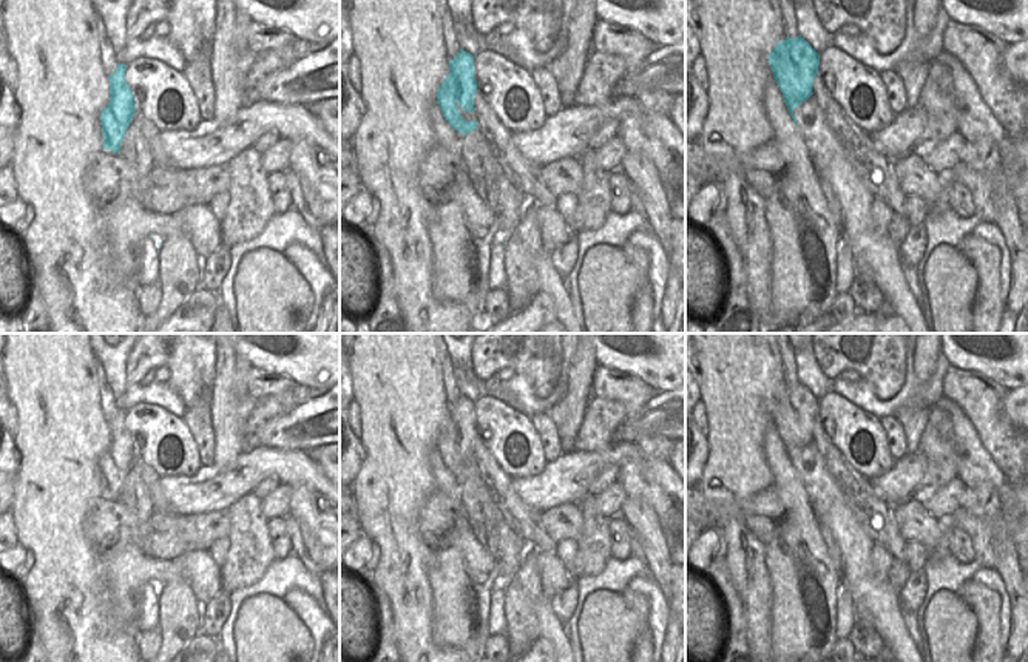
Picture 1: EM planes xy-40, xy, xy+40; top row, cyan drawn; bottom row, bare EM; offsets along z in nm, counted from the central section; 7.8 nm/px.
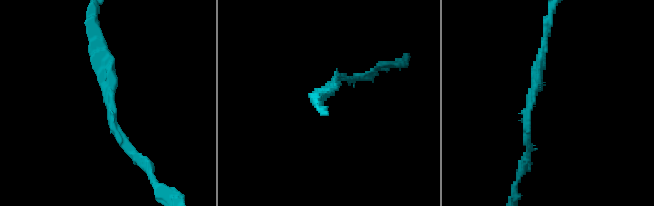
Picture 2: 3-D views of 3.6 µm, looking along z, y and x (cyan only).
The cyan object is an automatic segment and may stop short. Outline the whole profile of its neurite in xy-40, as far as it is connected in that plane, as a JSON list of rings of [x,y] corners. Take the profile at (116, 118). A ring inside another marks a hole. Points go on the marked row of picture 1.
[[[119,63],[110,80],[110,103],[100,113],[103,148],[120,154],[120,144],[134,117],[134,96],[125,82],[127,65]]]

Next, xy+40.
[[[801,35],[786,37],[784,42],[775,45],[769,65],[786,106],[798,125],[793,110],[813,94],[812,86],[818,74],[820,56]]]

